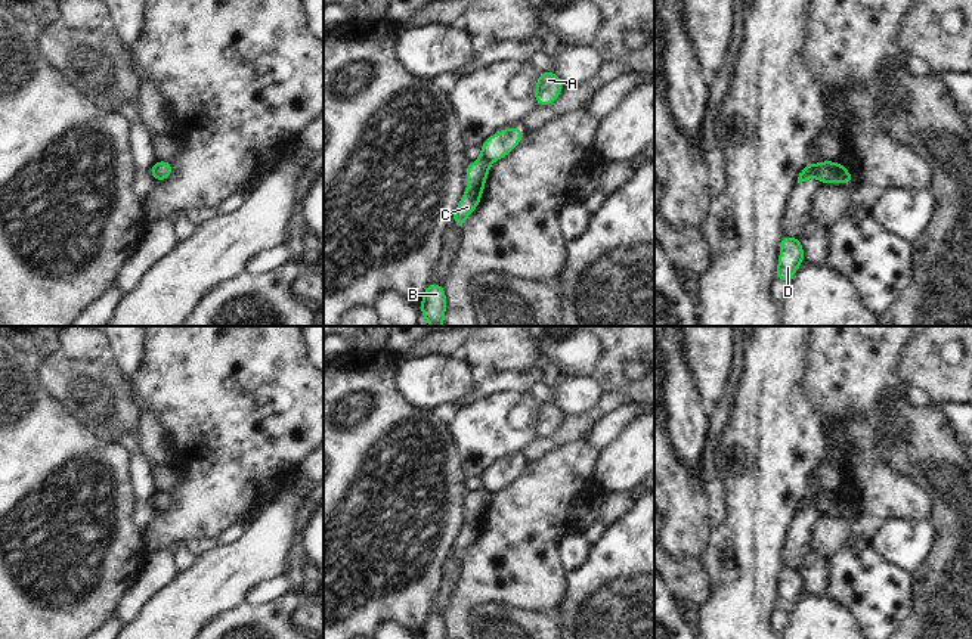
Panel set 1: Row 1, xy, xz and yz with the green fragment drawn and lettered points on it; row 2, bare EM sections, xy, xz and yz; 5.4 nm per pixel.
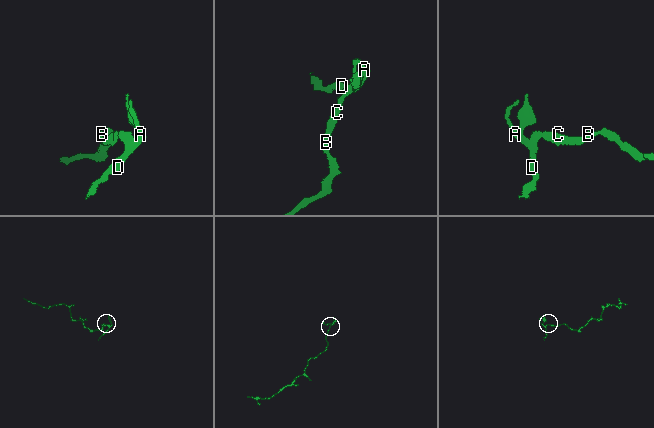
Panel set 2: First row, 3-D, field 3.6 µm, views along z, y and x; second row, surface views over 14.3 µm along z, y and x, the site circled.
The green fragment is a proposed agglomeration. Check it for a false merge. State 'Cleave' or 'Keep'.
Cleave.

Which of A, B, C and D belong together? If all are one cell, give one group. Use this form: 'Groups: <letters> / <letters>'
Groups: A D / B C.

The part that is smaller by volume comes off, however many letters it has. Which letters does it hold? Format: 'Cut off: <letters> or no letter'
Cut off: A, D

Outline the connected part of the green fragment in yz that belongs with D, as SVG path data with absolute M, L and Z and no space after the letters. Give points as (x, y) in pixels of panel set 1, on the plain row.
M784 565L780 573L780 587L776 608L778 611L790 612L802 593L804 577L801 574L801 570Z

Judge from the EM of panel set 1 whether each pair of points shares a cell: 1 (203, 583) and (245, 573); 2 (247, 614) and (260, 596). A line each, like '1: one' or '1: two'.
1: one
2: two

